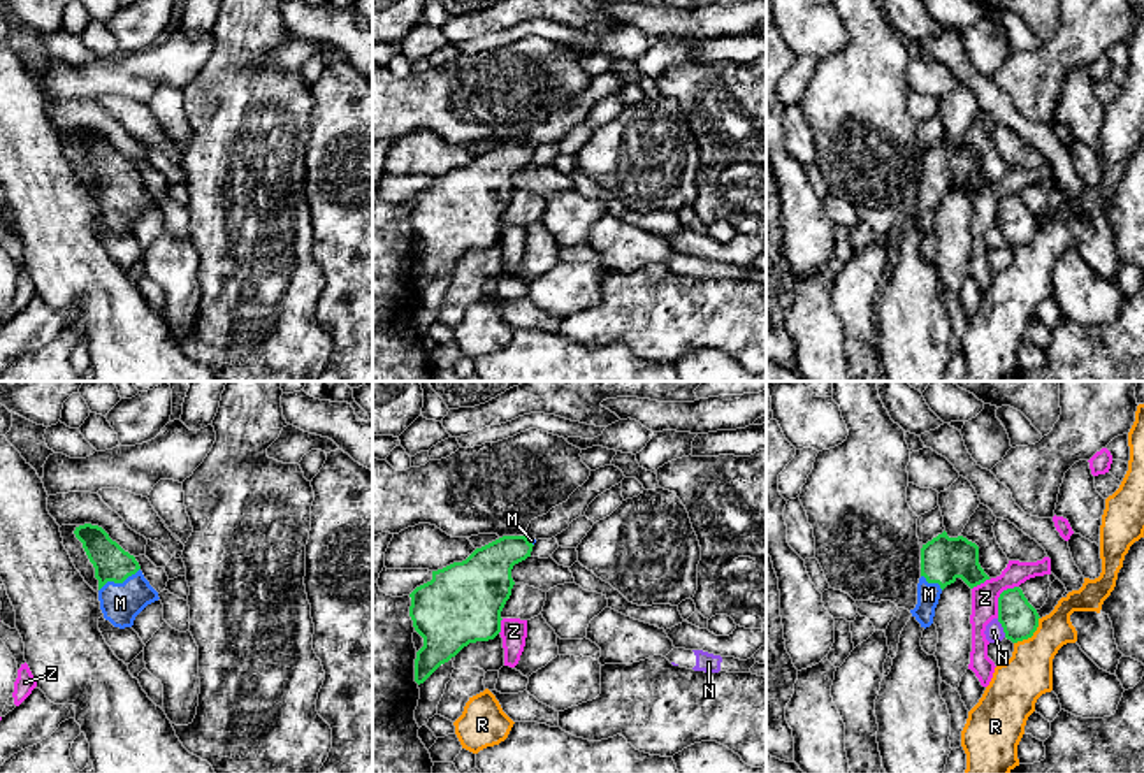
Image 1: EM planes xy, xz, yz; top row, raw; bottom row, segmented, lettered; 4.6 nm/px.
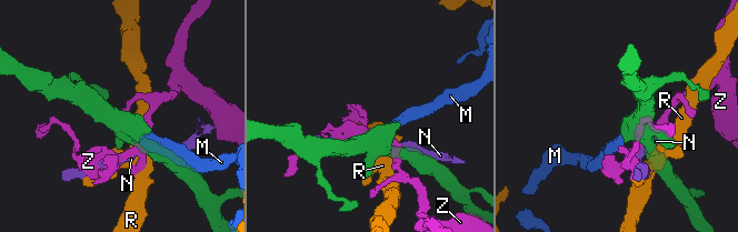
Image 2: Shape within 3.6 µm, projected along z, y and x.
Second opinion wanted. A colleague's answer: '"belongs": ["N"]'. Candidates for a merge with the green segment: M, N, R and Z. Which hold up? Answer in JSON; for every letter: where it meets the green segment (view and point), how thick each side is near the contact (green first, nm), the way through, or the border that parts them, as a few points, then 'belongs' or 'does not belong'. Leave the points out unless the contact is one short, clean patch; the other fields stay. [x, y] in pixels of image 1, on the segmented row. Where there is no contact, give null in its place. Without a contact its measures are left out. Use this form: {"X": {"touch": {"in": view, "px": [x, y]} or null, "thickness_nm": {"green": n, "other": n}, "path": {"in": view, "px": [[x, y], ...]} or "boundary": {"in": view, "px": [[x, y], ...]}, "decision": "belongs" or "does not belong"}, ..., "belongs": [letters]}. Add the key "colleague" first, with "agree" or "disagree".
{"colleague": "disagree", "M": {"touch": {"in": "xy", "px": [118, 582]}, "thickness_nm": {"green": 170, "other": 190}, "path": {"in": "xy", "px": [[111, 563], [118, 573], [118, 582], [120, 603]]}, "decision": "belongs"}, "N": {"touch": {"in": "yz", "px": [1002, 626]}, "thickness_nm": {"green": 170, "other": 80}, "decision": "does not belong"}, "R": {"touch": {"in": "yz", "px": [1032, 635]}, "thickness_nm": {"green": 170, "other": 240}, "decision": "does not belong"}, "Z": {"touch": {"in": "yz", "px": [999, 598]}, "thickness_nm": {"green": 170, "other": 130}, "boundary": {"in": "yz", "px": [[1018, 585], [1007, 587], [1000, 594], [997, 617]]}, "decision": "does not belong"}, "belongs": ["M"]}

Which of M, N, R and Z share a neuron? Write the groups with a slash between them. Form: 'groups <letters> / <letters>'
groups M / N / R / Z

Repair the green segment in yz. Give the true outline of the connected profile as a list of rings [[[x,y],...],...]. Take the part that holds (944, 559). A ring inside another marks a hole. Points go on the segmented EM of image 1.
[[[944,531],[921,548],[917,604],[910,610],[921,627],[933,624],[942,590],[958,578],[970,589],[989,580],[979,564],[979,546],[963,536],[949,538]]]

